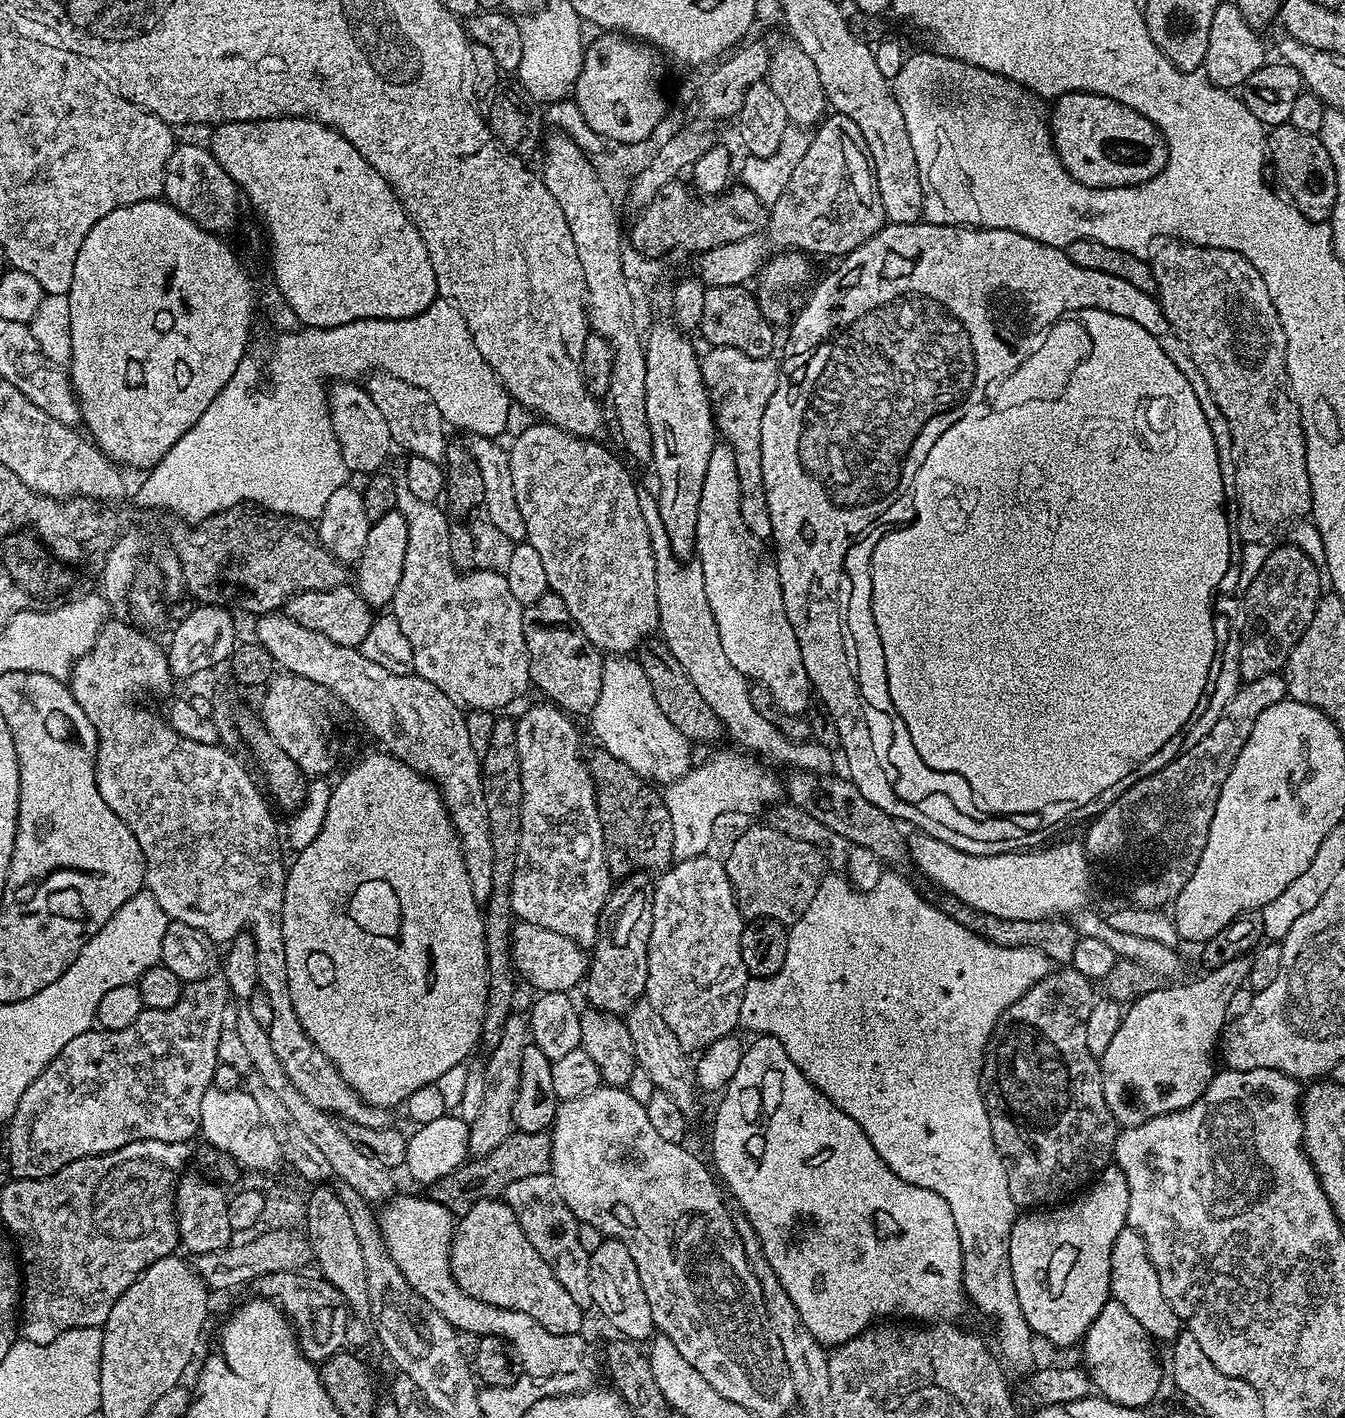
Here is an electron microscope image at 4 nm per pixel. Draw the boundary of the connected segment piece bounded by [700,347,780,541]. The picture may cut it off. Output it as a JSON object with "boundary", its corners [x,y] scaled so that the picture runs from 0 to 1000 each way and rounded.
{"boundary":[[[530,245],[523,249],[520,260],[526,282],[529,285],[529,293],[532,297],[533,305],[546,317],[546,327],[549,329],[549,343],[552,368],[558,373],[561,379],[570,382],[574,377],[572,357],[570,354],[570,343],[567,340],[567,292],[578,272],[579,256],[574,251],[558,252],[548,245]]]}

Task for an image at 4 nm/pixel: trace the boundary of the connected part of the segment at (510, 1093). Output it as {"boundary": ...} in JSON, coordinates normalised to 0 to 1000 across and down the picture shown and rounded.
{"boundary":[[[381,715],[376,718],[376,724],[373,724],[373,732],[370,738],[362,743],[363,751],[359,751],[360,771],[358,772],[358,783],[355,783],[355,788],[349,791],[349,816],[353,817],[364,814],[364,811],[373,808],[376,803],[382,797],[382,774],[385,774],[385,763],[388,760],[388,740],[394,736],[392,716]]]}

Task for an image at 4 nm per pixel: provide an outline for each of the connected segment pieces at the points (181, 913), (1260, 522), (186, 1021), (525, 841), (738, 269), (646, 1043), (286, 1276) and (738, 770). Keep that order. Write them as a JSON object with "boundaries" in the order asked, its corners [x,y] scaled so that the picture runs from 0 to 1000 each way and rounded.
{"boundaries":[[[[83,436],[74,445],[74,449],[70,453],[70,456],[54,471],[52,477],[54,489],[58,495],[58,498],[61,498],[61,504],[64,504],[64,506],[67,506],[67,512],[70,512],[71,516],[71,554],[73,557],[82,568],[82,571],[85,571],[85,574],[88,574],[88,577],[91,577],[91,580],[94,580],[94,583],[100,588],[103,597],[106,597],[107,623],[109,628],[112,629],[114,633],[117,636],[117,639],[120,639],[120,642],[124,645],[126,650],[132,649],[138,653],[144,653],[144,656],[150,656],[150,659],[153,659],[157,663],[161,664],[172,664],[178,657],[187,657],[187,661],[190,663],[193,693],[195,695],[195,699],[201,704],[201,709],[204,709],[204,721],[201,721],[201,724],[199,725],[201,738],[204,738],[204,743],[207,743],[207,749],[210,749],[210,755],[213,755],[213,760],[216,760],[216,763],[219,763],[219,766],[222,767],[225,774],[230,776],[231,779],[236,780],[236,783],[246,784],[254,791],[266,791],[266,794],[289,795],[289,782],[279,781],[277,779],[271,779],[270,774],[256,762],[254,757],[248,752],[248,749],[245,749],[245,746],[242,746],[242,743],[239,743],[239,740],[236,740],[236,738],[228,729],[228,726],[225,726],[225,721],[222,721],[222,715],[219,715],[219,707],[216,707],[216,698],[213,690],[213,664],[210,661],[210,636],[211,635],[213,606],[211,609],[210,605],[208,604],[210,590],[209,587],[208,590],[205,587],[205,578],[202,576],[203,571],[201,569],[194,554],[191,551],[191,554],[187,551],[187,546],[178,539],[178,535],[172,533],[167,528],[167,526],[164,525],[148,525],[141,520],[134,519],[126,512],[121,504],[115,505],[114,503],[109,502],[109,500],[103,499],[101,497],[101,491],[106,490],[106,488],[122,488],[129,482],[128,471],[125,468],[124,459],[116,451],[118,451],[114,450],[111,446],[104,445],[100,440],[97,439],[91,440],[91,438]]],[[[869,169],[856,178],[855,185],[859,200],[859,208],[865,224],[877,240],[877,244],[885,250],[888,258],[891,258],[891,264],[897,267],[897,272],[900,272],[900,278],[903,278],[906,289],[912,292],[916,307],[916,325],[919,329],[918,377],[921,380],[923,378],[928,384],[937,384],[954,370],[966,364],[972,365],[975,360],[970,301],[967,297],[967,287],[958,273],[956,236],[950,224],[950,219],[944,210],[944,205],[941,205],[941,199],[938,199],[938,193],[935,193],[935,190],[932,190],[932,188],[917,176],[897,175]]],[[[158,687],[154,691],[143,691],[138,693],[132,707],[129,707],[129,709],[126,709],[126,712],[108,711],[103,715],[103,718],[100,718],[100,721],[97,724],[94,724],[94,726],[87,728],[66,726],[58,732],[52,732],[52,735],[49,735],[49,738],[46,738],[44,743],[33,752],[31,757],[28,757],[28,760],[25,760],[25,763],[22,763],[22,766],[19,766],[19,772],[16,772],[16,774],[13,774],[13,780],[5,793],[5,795],[7,795],[6,821],[9,823],[8,829],[13,832],[33,832],[43,825],[52,822],[52,819],[60,818],[62,815],[75,815],[80,812],[88,811],[91,808],[97,808],[97,805],[117,804],[117,805],[136,807],[142,805],[142,801],[145,802],[149,798],[150,772],[153,772],[153,769],[158,767],[159,755],[162,750],[162,732],[167,728],[168,724],[167,716],[170,714],[170,705],[171,706],[171,700],[169,691]]],[[[399,496],[396,499],[391,500],[384,508],[385,535],[388,543],[388,588],[385,594],[384,613],[381,623],[381,645],[384,650],[390,652],[399,652],[401,654],[412,656],[412,659],[421,659],[421,661],[424,661],[428,666],[437,670],[442,666],[446,660],[446,650],[449,645],[449,637],[452,635],[452,631],[457,626],[457,618],[452,614],[452,606],[449,602],[449,589],[448,588],[448,580],[445,577],[443,553],[440,550],[440,542],[435,537],[434,539],[431,537],[431,516],[428,514],[428,509],[418,500],[413,499],[413,498],[416,498],[410,496]]],[[[619,78],[613,81],[606,92],[603,94],[599,109],[596,109],[593,118],[590,119],[590,123],[587,123],[587,128],[584,128],[580,139],[572,145],[572,152],[570,155],[572,170],[567,169],[567,166],[563,165],[546,171],[540,171],[537,173],[531,173],[517,181],[517,194],[524,203],[553,202],[557,200],[555,197],[558,195],[560,197],[571,185],[572,178],[575,177],[574,172],[577,176],[596,176],[604,181],[627,182],[638,173],[643,172],[650,165],[653,165],[658,157],[656,140],[653,137],[651,123],[648,121],[648,114],[645,109],[645,105],[642,103],[641,92],[638,92],[638,89],[632,83]]],[[[477,704],[471,707],[471,709],[467,711],[465,721],[468,726],[468,732],[471,735],[474,751],[480,755],[487,769],[498,772],[500,776],[503,778],[504,783],[514,786],[517,781],[517,770],[519,771],[517,757],[513,749],[512,751],[512,743],[509,742],[504,732],[498,729],[498,724],[495,724],[492,715],[489,715],[489,712],[486,712],[486,709],[483,709],[480,704]]],[[[226,896],[198,898],[190,903],[189,908],[193,910],[191,912],[196,916],[204,918],[214,929],[214,933],[217,934],[220,945],[223,947],[223,954],[228,959],[240,961],[245,959],[248,954],[257,953],[260,923],[256,919],[254,913],[251,913],[251,910],[248,910],[248,907],[245,907],[245,904],[242,904],[240,900],[228,900],[229,898]]],[[[543,529],[529,532],[522,539],[518,538],[492,559],[494,568],[498,573],[501,586],[502,607],[510,607],[527,602],[531,591],[531,581],[540,574],[559,574],[581,560],[575,547],[562,537]]]]}

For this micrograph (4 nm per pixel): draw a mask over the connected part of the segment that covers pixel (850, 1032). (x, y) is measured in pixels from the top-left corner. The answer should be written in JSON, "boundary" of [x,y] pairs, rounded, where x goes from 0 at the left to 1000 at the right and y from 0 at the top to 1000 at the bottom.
{"boundary":[[[660,614],[657,616],[655,621],[653,622],[649,627],[645,629],[635,628],[634,625],[627,617],[619,618],[619,616],[613,617],[613,621],[608,625],[608,630],[605,630],[604,635],[602,635],[602,639],[599,641],[599,645],[596,645],[596,647],[592,650],[591,652],[588,652],[586,658],[586,669],[584,670],[584,678],[581,681],[581,684],[578,684],[578,687],[575,688],[563,688],[557,690],[555,698],[552,701],[552,712],[550,713],[550,722],[552,724],[560,725],[560,728],[562,729],[572,729],[575,732],[578,732],[578,735],[581,735],[581,738],[584,740],[584,743],[587,743],[587,746],[593,752],[593,755],[596,755],[596,757],[601,762],[604,764],[607,767],[609,767],[610,771],[612,772],[620,780],[623,780],[623,783],[626,783],[629,786],[632,786],[632,788],[635,788],[635,791],[638,791],[638,794],[641,794],[641,797],[644,800],[644,803],[647,803],[647,805],[650,808],[650,811],[653,811],[653,814],[656,817],[656,819],[659,819],[662,822],[662,825],[665,825],[665,828],[668,828],[668,831],[671,831],[674,834],[677,834],[680,836],[686,836],[686,838],[691,838],[694,839],[697,842],[700,842],[700,845],[703,845],[703,848],[706,850],[706,853],[709,856],[709,865],[712,865],[712,873],[715,876],[715,893],[717,894],[717,910],[720,913],[720,917],[723,920],[726,920],[735,928],[736,930],[741,933],[741,948],[740,950],[742,951],[743,956],[745,957],[746,961],[749,963],[750,965],[752,965],[761,965],[767,959],[767,945],[769,946],[769,940],[767,937],[763,932],[763,929],[760,927],[760,921],[757,921],[757,910],[754,910],[754,898],[751,898],[751,867],[752,863],[755,860],[757,857],[757,853],[754,845],[751,845],[751,834],[749,833],[749,822],[746,819],[746,816],[744,815],[743,812],[741,810],[739,805],[739,800],[736,800],[736,788],[733,786],[733,780],[732,779],[732,772],[729,769],[729,753],[732,751],[732,743],[735,740],[735,736],[738,731],[738,728],[741,725],[742,718],[749,712],[752,708],[757,707],[757,704],[760,704],[760,701],[763,701],[763,698],[766,698],[766,695],[755,695],[752,697],[752,700],[749,697],[746,698],[742,698],[742,697],[733,697],[733,695],[741,695],[741,694],[752,694],[752,693],[757,693],[757,691],[761,691],[761,690],[772,690],[778,688],[781,685],[781,680],[767,680],[767,681],[763,681],[763,683],[758,683],[758,684],[754,684],[754,685],[749,685],[749,687],[738,687],[733,690],[733,693],[720,693],[720,694],[732,694],[732,697],[714,697],[714,694],[702,694],[702,691],[708,691],[708,685],[715,685],[715,681],[720,681],[720,678],[723,677],[723,683],[724,683],[724,678],[729,678],[729,680],[735,680],[735,678],[746,678],[749,676],[754,676],[754,674],[758,674],[761,673],[761,669],[749,669],[748,667],[742,667],[738,666],[738,664],[732,662],[729,660],[726,657],[723,657],[722,655],[712,651],[708,645],[702,643],[699,639],[696,638],[693,638],[691,635],[686,635],[686,633],[681,630],[681,626],[678,623],[675,623],[675,621],[672,618],[668,618],[668,614]]]}

